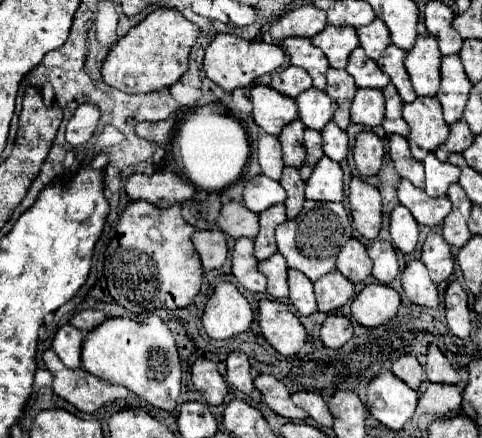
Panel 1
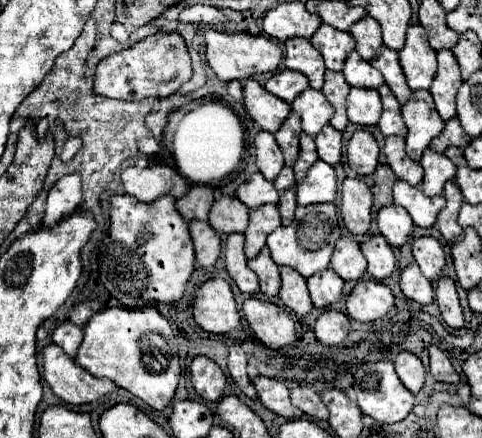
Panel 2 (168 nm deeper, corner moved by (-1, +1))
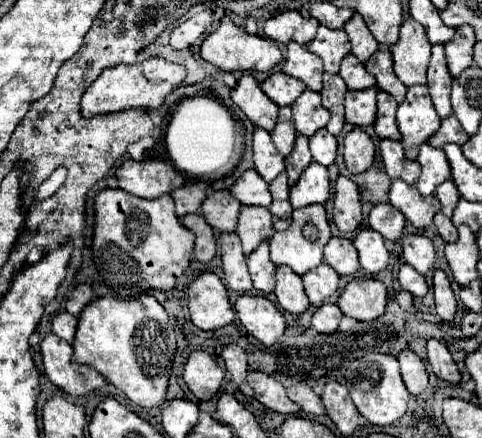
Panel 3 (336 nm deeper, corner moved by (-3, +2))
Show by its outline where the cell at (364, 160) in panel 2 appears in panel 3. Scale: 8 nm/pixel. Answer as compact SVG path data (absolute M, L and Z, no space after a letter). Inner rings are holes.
M355 128L353 132L345 134L343 140L343 160L351 174L361 174L373 164L375 146L367 132Z

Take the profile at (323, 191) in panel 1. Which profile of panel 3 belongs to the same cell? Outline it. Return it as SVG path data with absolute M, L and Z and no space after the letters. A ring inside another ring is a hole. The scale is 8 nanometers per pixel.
M311 162L303 170L299 182L289 192L289 202L293 208L303 208L309 204L325 204L329 198L329 172L325 166Z

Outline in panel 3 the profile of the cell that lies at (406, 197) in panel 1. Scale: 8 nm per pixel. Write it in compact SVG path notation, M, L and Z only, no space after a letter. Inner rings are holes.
M393 180L389 190L389 202L415 226L427 228L441 204L435 196L421 196L419 190L403 180Z

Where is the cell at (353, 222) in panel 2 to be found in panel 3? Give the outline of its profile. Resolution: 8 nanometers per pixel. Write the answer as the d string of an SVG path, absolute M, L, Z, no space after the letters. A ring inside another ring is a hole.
M339 176L335 180L333 222L341 232L355 232L361 224L359 188L353 180L349 180L345 176Z

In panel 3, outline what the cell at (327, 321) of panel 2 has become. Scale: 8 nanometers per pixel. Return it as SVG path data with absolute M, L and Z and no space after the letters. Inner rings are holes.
M323 304L313 314L311 328L315 328L317 332L323 332L323 334L333 334L333 332L337 332L341 316L343 314L341 314L341 310L339 310L337 304Z

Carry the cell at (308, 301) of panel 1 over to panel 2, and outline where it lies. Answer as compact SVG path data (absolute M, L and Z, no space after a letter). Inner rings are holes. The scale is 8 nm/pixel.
M281 267L281 279L283 279L283 285L281 285L279 299L299 317L307 315L313 309L313 303L307 291L307 279L291 267Z

